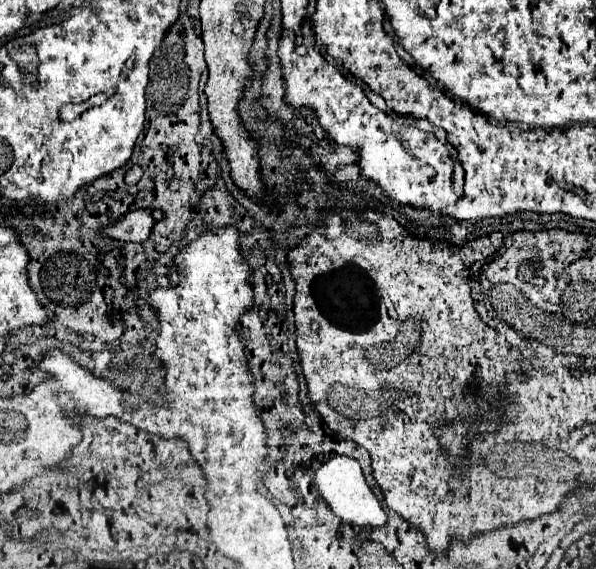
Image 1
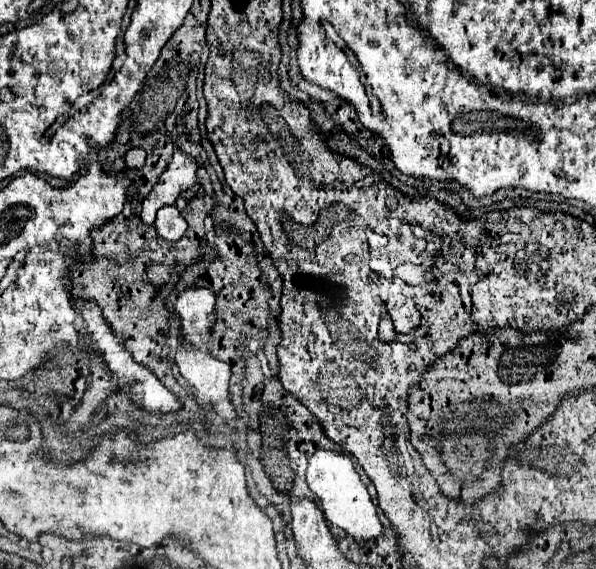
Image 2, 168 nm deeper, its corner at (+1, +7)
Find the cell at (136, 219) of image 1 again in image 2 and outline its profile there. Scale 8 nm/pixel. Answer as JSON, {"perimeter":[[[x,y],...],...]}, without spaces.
{"perimeter":[[[175,148],[171,164],[161,174],[159,184],[153,188],[153,192],[143,202],[143,212],[141,212],[143,224],[153,224],[157,210],[163,208],[165,204],[175,206],[177,198],[185,190],[189,190],[191,186],[197,184],[197,170],[199,170],[199,166],[197,166],[195,158],[183,154],[181,150]]]}

